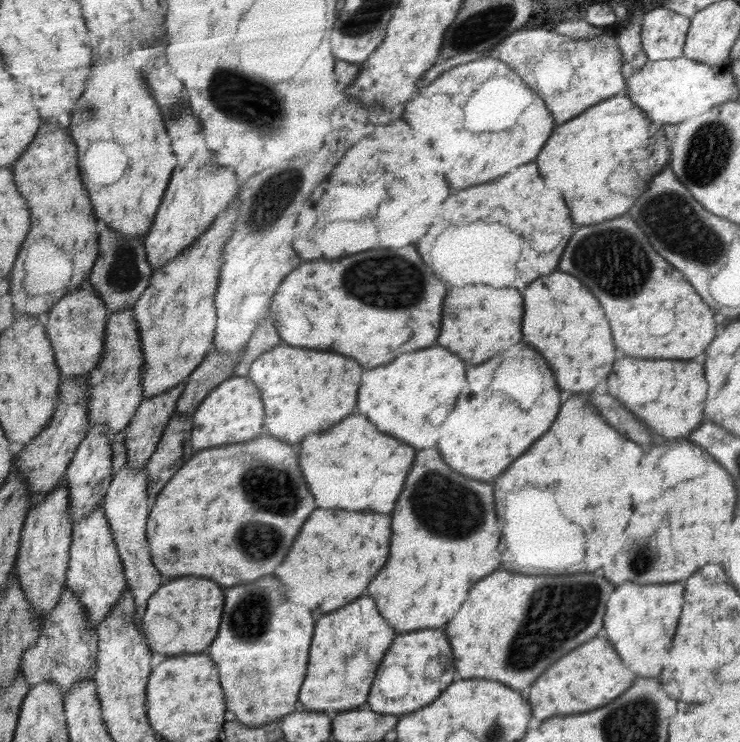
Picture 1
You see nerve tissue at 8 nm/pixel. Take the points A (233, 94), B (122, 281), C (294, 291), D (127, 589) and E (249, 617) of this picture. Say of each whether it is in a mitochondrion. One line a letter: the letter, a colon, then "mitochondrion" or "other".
A: mitochondrion
B: mitochondrion
C: other
D: other
E: mitochondrion

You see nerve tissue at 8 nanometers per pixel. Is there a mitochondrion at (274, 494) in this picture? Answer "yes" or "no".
yes

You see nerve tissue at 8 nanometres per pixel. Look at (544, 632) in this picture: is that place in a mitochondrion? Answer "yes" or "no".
yes

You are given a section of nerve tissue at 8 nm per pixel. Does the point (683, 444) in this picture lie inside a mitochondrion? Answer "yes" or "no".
no

